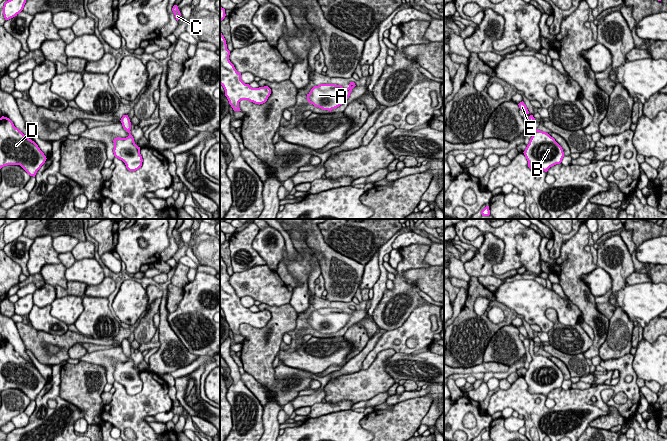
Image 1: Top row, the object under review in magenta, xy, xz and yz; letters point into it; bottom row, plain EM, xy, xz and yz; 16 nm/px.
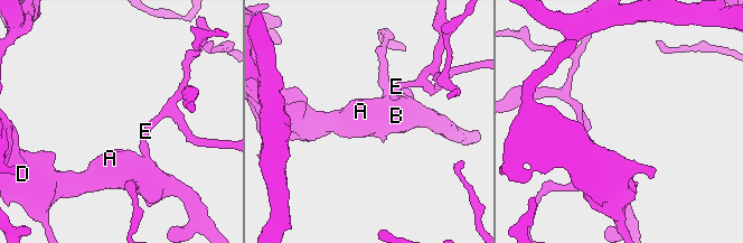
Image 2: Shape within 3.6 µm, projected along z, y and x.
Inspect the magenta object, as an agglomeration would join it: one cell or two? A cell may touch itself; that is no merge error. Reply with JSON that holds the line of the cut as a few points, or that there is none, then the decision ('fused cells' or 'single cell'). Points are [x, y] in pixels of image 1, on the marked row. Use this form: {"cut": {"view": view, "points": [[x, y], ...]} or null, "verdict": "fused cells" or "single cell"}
{"cut": null, "verdict": "single cell"}

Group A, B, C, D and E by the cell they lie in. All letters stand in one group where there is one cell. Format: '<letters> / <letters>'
A B C D E

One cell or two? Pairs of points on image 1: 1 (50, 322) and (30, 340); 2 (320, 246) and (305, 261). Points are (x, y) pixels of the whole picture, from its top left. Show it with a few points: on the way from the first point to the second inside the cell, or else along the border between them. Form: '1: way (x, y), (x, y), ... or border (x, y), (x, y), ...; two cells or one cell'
1: border (31, 325), (36, 329), (52, 334), (64, 334); two cells
2: border (307, 245), (322, 254), (323, 258), (319, 263); two cells

